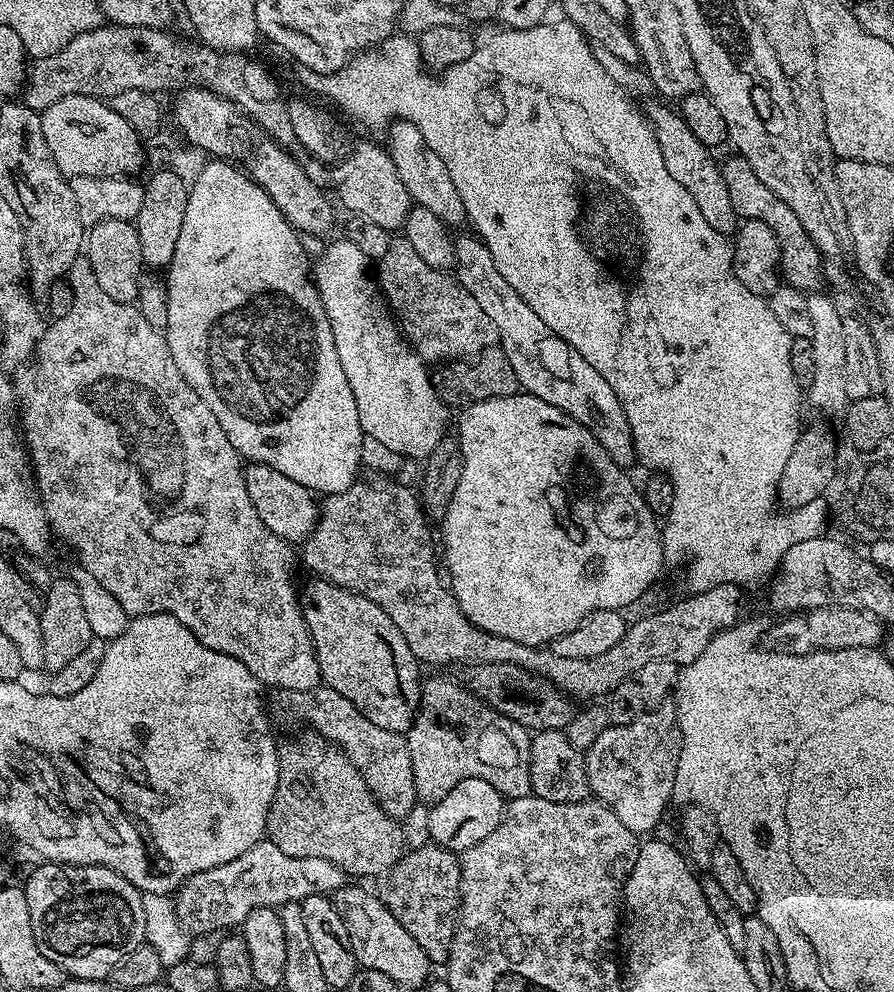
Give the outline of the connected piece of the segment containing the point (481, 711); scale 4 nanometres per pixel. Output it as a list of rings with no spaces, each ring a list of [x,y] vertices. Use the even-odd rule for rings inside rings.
[[[436,676],[433,680],[425,679],[420,689],[420,707],[416,720],[406,733],[410,762],[414,768],[414,786],[416,787],[417,801],[426,802],[425,805],[437,804],[458,782],[466,778],[482,778],[494,786],[500,795],[509,801],[517,800],[531,793],[530,774],[530,746],[532,736],[527,728],[518,722],[498,714],[489,704],[484,704],[480,699],[469,692],[463,683],[447,680],[444,676]]]

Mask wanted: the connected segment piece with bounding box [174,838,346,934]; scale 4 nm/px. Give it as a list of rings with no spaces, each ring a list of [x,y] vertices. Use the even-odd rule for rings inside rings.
[[[265,838],[259,840],[246,854],[238,854],[234,862],[226,862],[222,866],[214,866],[205,872],[199,872],[180,885],[174,893],[176,917],[189,934],[198,932],[224,932],[235,926],[243,925],[246,914],[255,908],[279,909],[281,904],[290,904],[310,898],[311,896],[328,896],[343,888],[346,874],[334,862],[326,862],[326,858],[294,858],[290,854],[282,854],[278,846]]]

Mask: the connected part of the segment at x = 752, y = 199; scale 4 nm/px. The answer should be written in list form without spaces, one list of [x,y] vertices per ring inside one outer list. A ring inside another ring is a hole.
[[[732,154],[728,161],[723,161],[722,171],[726,190],[730,190],[730,203],[734,205],[737,217],[766,222],[766,226],[770,226],[770,230],[774,230],[780,251],[781,277],[793,288],[799,288],[805,294],[817,291],[825,283],[824,258],[821,256],[818,246],[814,246],[814,242],[810,242],[810,234],[806,234],[806,230],[803,229],[802,222],[798,222],[794,210],[790,210],[790,206],[786,206],[786,202],[782,202],[782,198],[778,198],[778,194],[774,194],[774,190],[770,190],[770,186],[766,186],[766,182],[762,182],[762,178],[758,178],[758,174],[754,174],[750,162],[746,162],[744,156]]]

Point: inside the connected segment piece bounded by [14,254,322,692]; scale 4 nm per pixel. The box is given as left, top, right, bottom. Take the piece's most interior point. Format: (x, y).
(132, 468)

